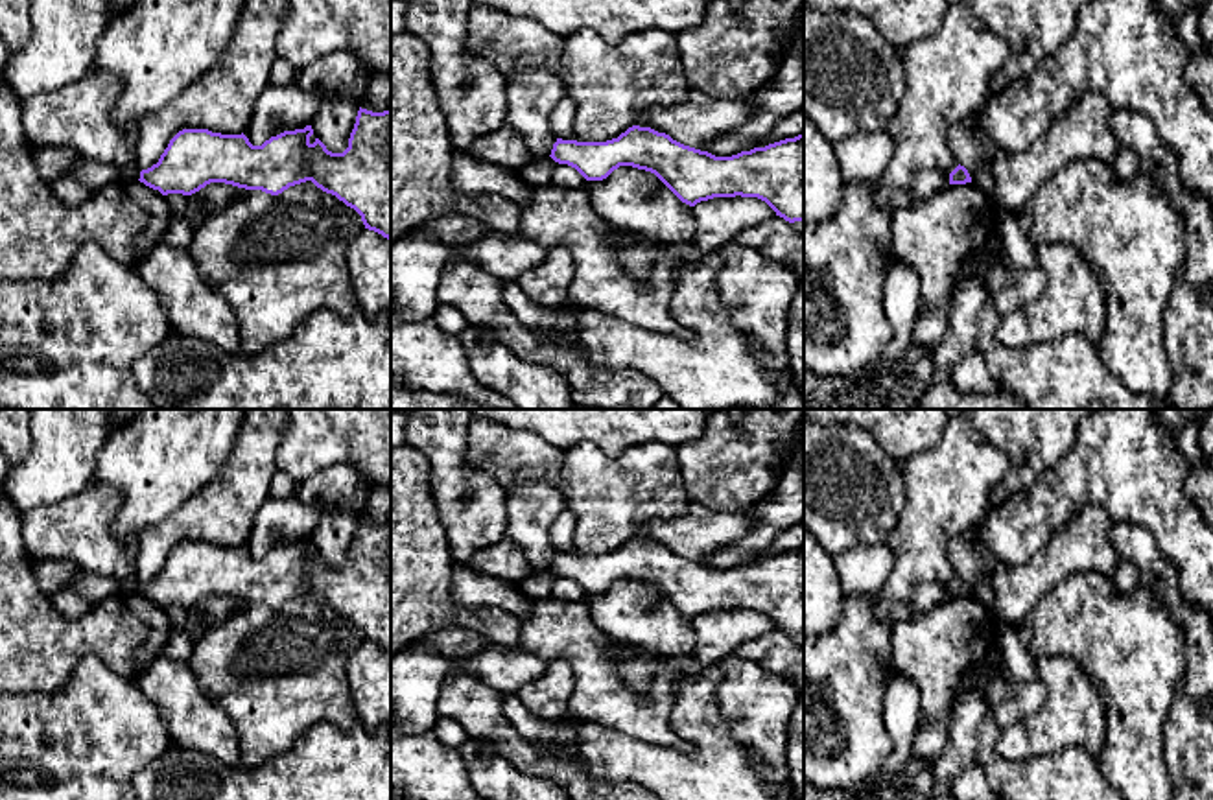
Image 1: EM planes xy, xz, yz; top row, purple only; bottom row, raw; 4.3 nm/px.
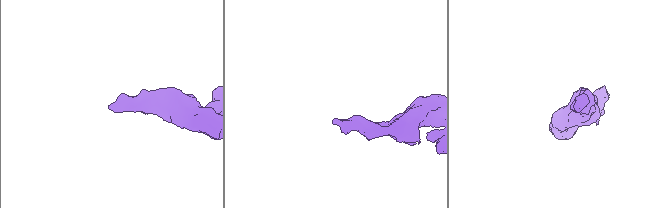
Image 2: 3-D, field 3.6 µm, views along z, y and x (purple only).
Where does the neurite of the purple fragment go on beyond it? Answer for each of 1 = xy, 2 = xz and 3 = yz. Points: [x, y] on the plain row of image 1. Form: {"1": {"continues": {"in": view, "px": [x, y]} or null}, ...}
{"1": {"continues": null}, "2": {"continues": null}, "3": {"continues": null}}

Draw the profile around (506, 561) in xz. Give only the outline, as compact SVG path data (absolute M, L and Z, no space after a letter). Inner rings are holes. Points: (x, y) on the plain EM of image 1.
M507 536L494 546L476 551L470 557L470 566L511 584L520 582L535 571L524 549Z

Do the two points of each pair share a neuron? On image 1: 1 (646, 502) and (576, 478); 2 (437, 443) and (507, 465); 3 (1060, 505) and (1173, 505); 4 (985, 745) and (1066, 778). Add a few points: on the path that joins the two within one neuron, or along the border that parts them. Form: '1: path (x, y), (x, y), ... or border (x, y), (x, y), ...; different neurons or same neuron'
1: path (629, 494), (607, 494), (592, 482); same neuron
2: border (467, 428), (465, 461), (498, 482); different neurons
3: path (1088, 493), (1145, 493); same neuron
4: path (1000, 767), (1011, 778), (1044, 778); same neuron

